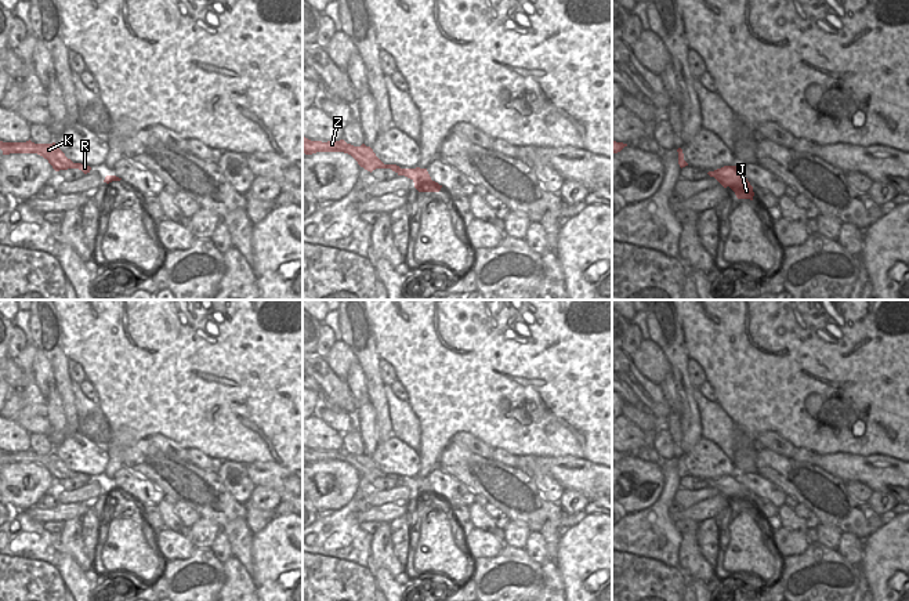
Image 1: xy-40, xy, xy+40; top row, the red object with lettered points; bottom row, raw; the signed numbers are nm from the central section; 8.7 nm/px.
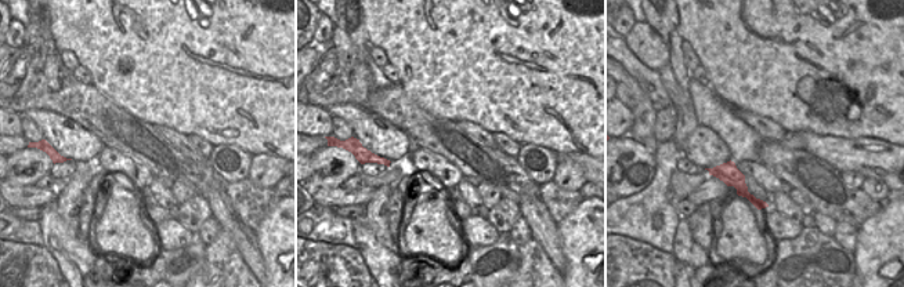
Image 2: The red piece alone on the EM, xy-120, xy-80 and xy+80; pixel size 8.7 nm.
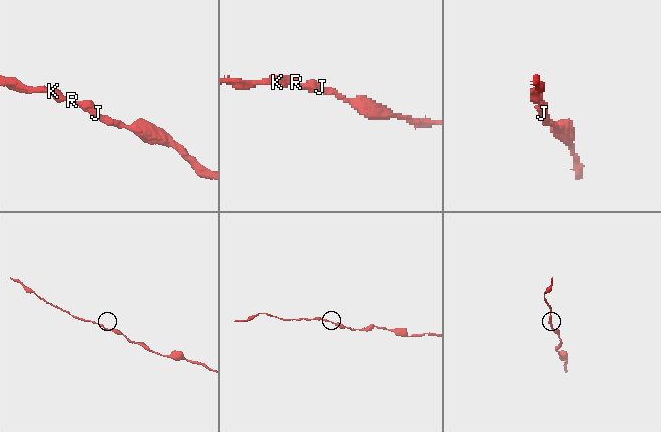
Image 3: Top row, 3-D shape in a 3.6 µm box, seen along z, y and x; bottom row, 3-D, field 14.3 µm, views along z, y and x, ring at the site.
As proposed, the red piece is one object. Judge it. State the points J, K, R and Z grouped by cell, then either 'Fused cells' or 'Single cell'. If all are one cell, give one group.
Groups: J K R Z. Single cell

